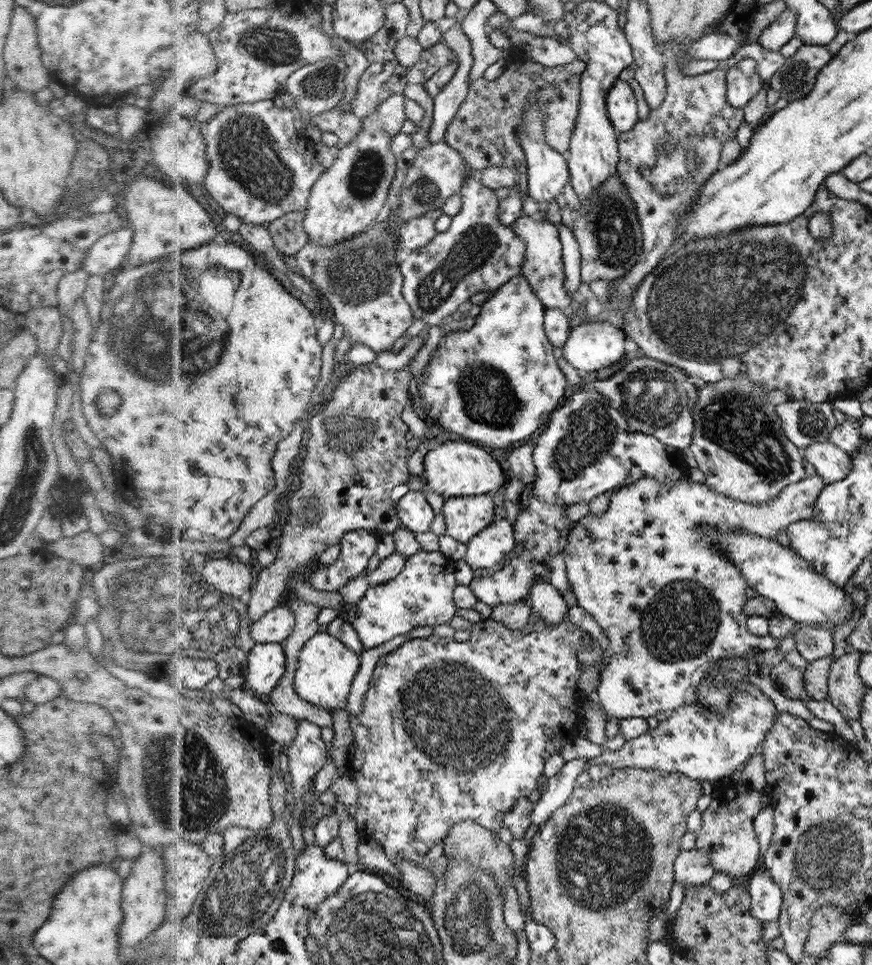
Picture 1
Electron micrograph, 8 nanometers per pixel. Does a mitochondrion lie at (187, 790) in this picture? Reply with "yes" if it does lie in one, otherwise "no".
yes

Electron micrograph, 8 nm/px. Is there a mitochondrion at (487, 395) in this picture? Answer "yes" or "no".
yes

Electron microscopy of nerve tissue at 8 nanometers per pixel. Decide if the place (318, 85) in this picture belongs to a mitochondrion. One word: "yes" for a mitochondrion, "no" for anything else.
yes

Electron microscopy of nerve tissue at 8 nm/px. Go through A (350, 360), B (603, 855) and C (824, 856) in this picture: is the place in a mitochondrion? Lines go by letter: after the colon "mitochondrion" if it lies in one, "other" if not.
A: other
B: mitochondrion
C: mitochondrion

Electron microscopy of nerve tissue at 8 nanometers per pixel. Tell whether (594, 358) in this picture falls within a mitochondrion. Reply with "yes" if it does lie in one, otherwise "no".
no

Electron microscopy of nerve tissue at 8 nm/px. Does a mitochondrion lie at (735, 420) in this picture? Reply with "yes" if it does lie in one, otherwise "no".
yes

